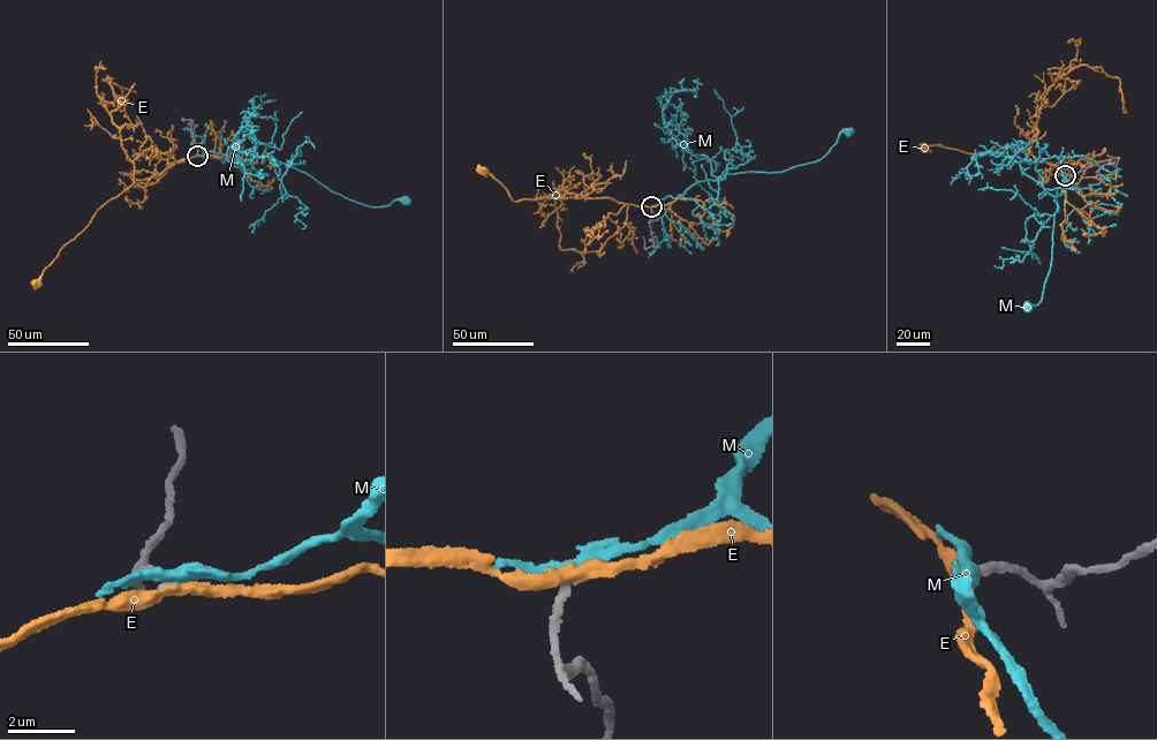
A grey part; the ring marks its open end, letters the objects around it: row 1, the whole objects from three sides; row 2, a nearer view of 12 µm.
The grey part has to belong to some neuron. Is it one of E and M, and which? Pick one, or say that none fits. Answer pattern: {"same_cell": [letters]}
{"same_cell": ["E"]}

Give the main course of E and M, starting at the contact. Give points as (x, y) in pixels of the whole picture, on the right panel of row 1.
E: (1065, 175), (1055, 165), (1036, 160), (1030, 150), (1005, 146), (992, 152), (972, 153), (936, 144), (924, 148)
M: (1066, 175), (1053, 199), (1059, 209), (1041, 301), (1027, 307)

